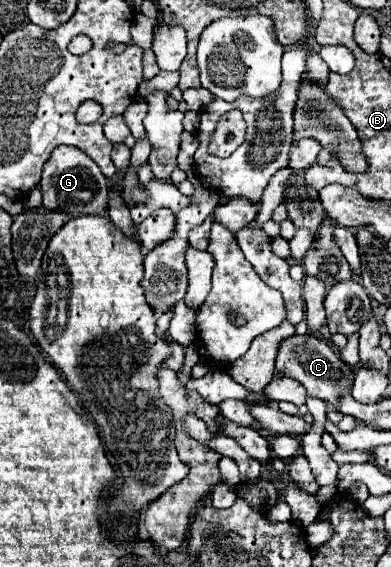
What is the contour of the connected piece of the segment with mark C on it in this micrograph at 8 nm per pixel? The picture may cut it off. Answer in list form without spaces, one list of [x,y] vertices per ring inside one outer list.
[[[294,334],[290,338],[284,338],[278,356],[276,356],[276,370],[274,376],[290,376],[298,380],[308,394],[322,398],[330,406],[338,406],[338,394],[352,388],[354,382],[354,370],[346,366],[340,356],[318,336],[314,334]]]

